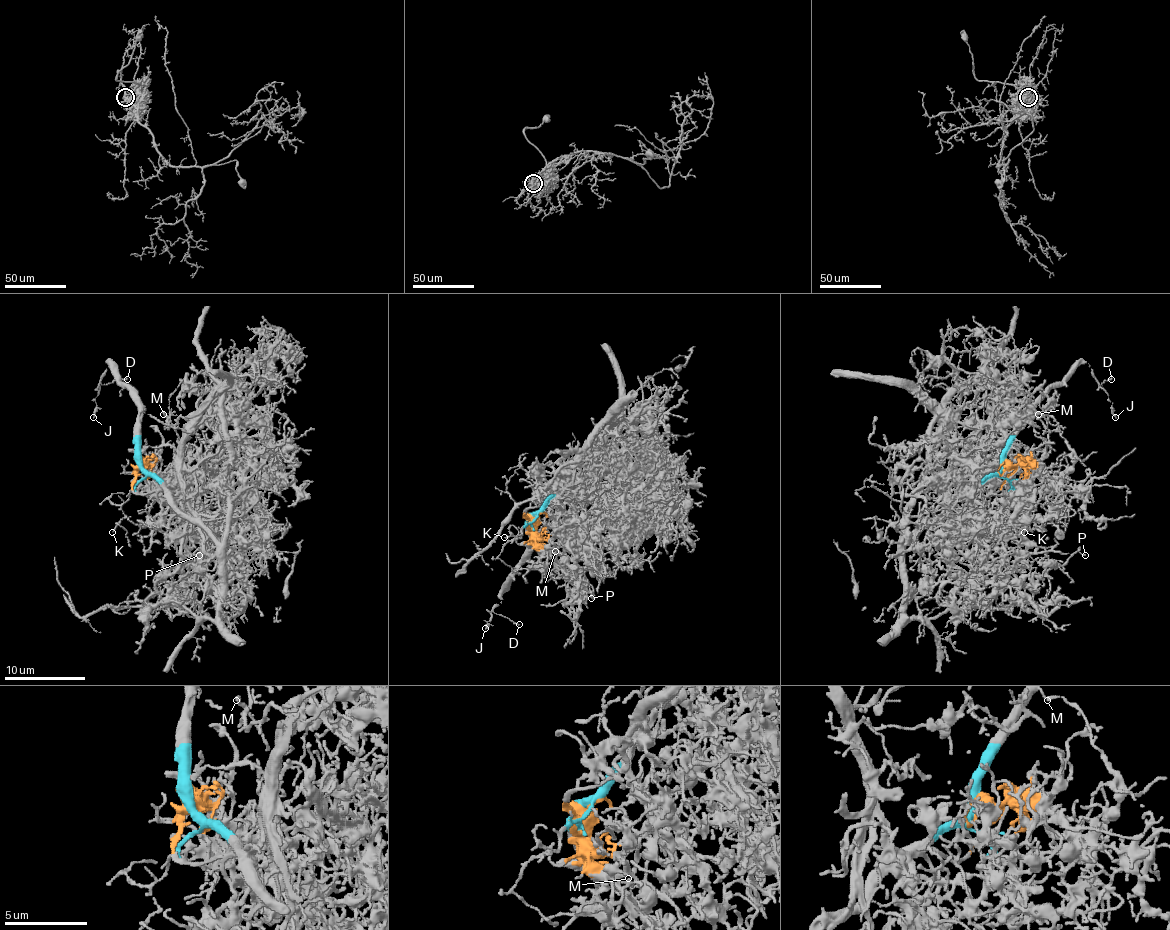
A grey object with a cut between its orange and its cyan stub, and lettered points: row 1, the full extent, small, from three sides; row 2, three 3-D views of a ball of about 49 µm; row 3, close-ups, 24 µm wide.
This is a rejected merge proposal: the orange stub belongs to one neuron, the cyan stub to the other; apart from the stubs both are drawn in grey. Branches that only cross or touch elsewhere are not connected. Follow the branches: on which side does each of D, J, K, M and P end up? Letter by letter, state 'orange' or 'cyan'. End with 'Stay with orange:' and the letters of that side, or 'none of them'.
D: cyan
J: cyan
K: cyan
M: orange
P: orange
Stay with orange: M, P

